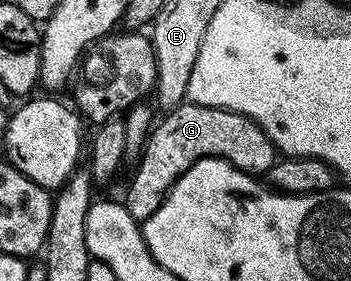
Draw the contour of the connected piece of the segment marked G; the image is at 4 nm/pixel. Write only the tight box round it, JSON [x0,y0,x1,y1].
[122,100,278,223]

